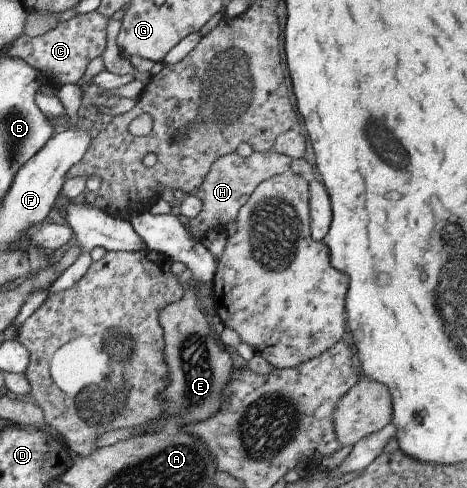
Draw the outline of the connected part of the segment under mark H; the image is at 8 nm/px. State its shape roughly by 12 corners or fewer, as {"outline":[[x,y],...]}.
{"outline":[[274,150],[210,164],[185,221],[194,239],[224,231],[263,180],[288,171]]}

